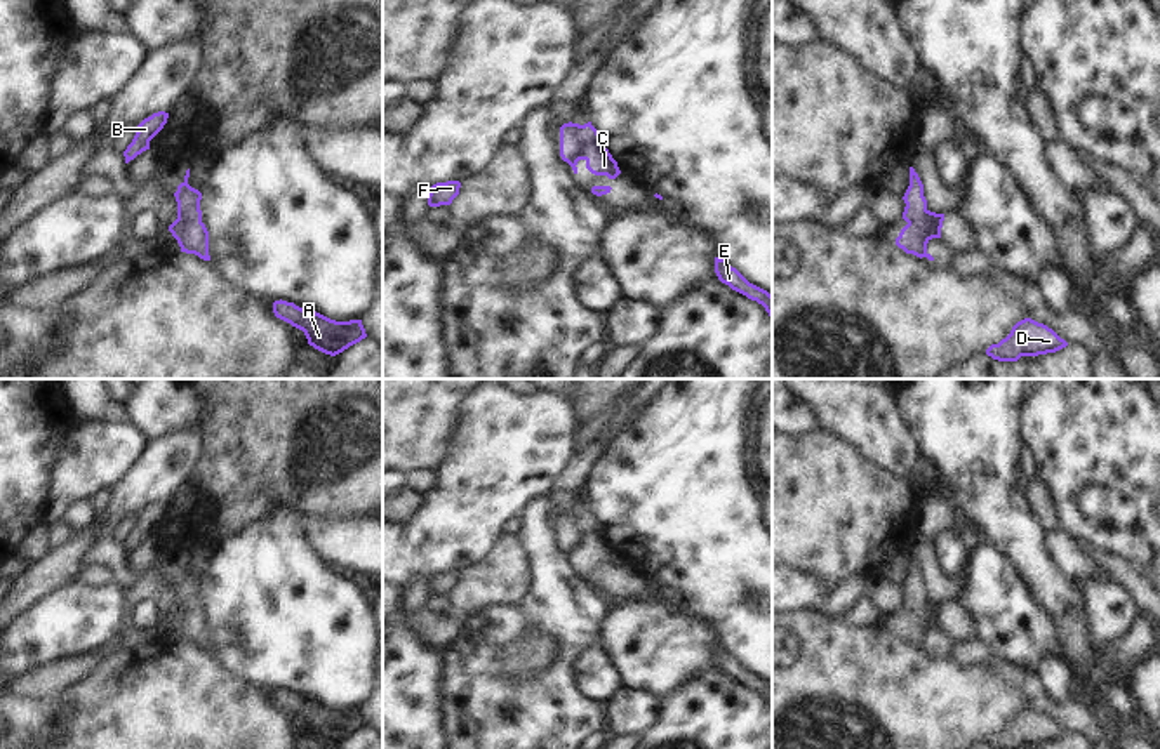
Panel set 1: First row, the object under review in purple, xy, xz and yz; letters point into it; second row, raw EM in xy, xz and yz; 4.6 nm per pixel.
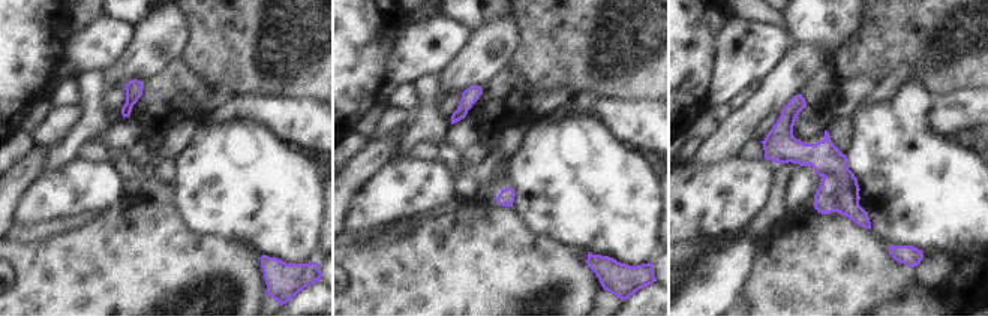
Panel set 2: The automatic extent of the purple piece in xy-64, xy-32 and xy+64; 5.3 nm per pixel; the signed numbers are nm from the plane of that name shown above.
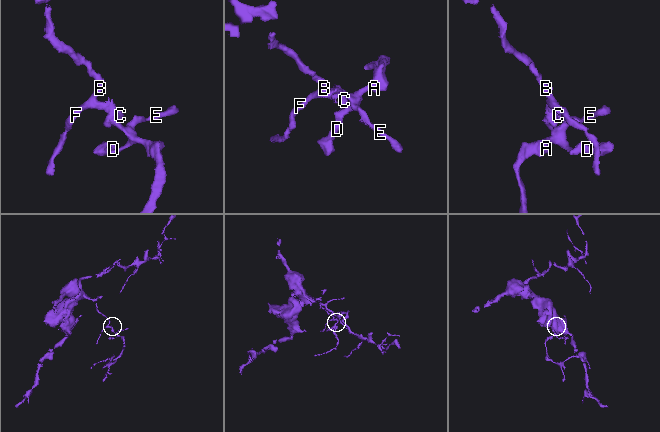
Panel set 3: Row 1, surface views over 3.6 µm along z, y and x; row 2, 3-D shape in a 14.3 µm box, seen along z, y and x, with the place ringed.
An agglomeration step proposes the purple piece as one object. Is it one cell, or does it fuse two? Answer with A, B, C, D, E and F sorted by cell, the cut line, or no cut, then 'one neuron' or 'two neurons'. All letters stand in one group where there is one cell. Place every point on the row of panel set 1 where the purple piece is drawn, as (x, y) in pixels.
A B C D E F | no cut | one neuron

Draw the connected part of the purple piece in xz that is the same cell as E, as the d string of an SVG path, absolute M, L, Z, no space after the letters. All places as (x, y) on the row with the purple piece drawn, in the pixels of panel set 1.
M715 257L715 273L722 283L729 285L732 290L746 295L748 299L762 304L765 311L769 313L769 316L772 318L772 295L767 290L750 283L725 259Z

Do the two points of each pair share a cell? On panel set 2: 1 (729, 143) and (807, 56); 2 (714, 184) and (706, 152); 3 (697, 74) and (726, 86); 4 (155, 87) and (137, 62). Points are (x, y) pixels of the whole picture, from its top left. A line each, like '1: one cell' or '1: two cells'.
1: one cell
2: two cells
3: two cells
4: two cells

